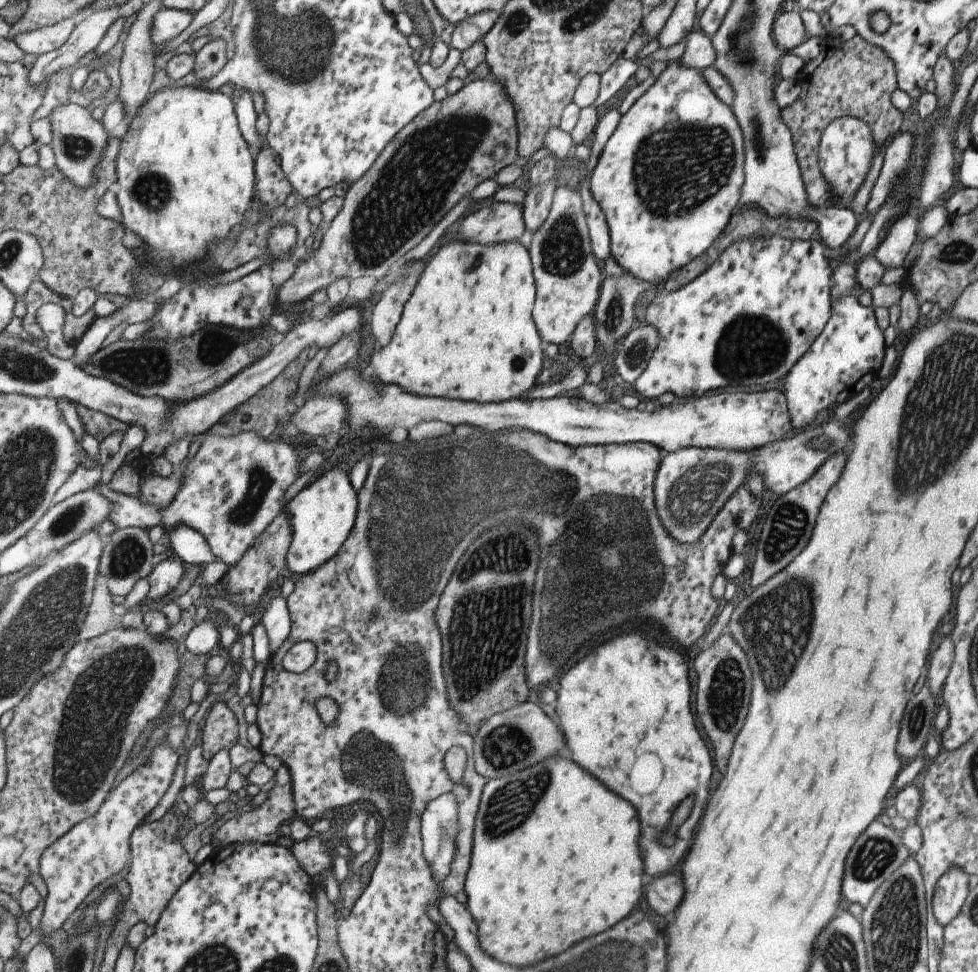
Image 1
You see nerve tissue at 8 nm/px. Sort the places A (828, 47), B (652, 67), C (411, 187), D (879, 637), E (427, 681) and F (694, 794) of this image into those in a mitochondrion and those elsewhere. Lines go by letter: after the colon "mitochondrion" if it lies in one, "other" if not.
A: other
B: other
C: mitochondrion
D: other
E: mitochondrion
F: other

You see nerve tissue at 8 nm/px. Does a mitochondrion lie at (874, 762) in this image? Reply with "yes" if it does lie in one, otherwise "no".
no

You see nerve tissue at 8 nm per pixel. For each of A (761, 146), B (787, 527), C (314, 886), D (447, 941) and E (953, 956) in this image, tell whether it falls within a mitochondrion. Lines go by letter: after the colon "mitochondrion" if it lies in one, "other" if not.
A: mitochondrion
B: mitochondrion
C: other
D: other
E: other

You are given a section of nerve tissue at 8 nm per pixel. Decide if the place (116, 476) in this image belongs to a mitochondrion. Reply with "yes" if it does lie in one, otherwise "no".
no

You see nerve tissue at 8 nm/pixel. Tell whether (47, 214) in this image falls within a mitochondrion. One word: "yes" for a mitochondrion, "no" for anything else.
no

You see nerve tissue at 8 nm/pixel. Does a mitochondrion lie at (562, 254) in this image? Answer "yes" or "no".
yes

